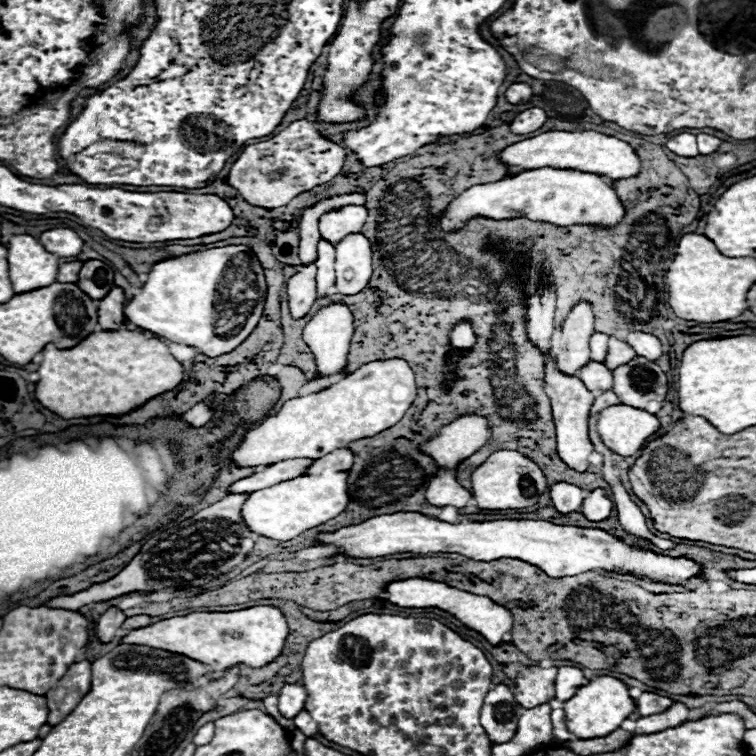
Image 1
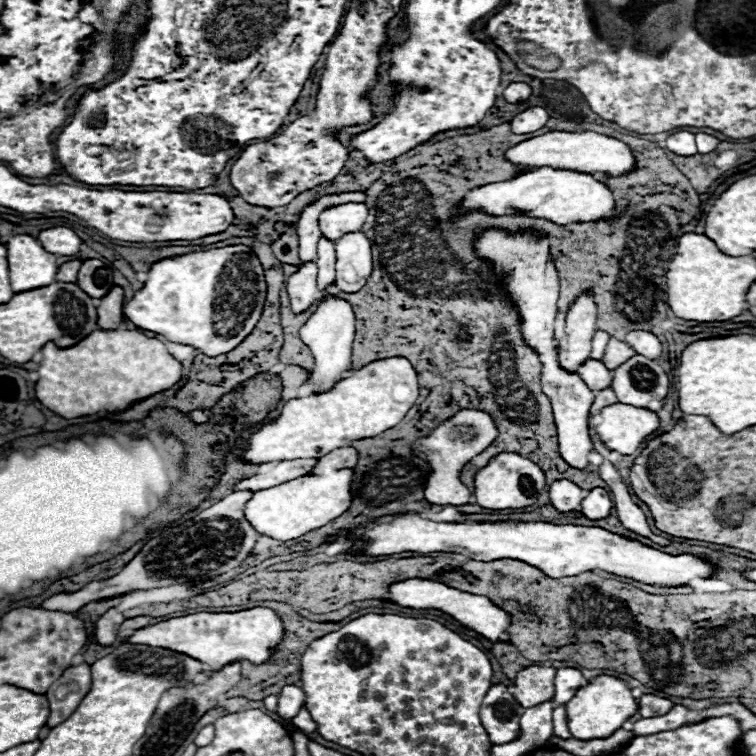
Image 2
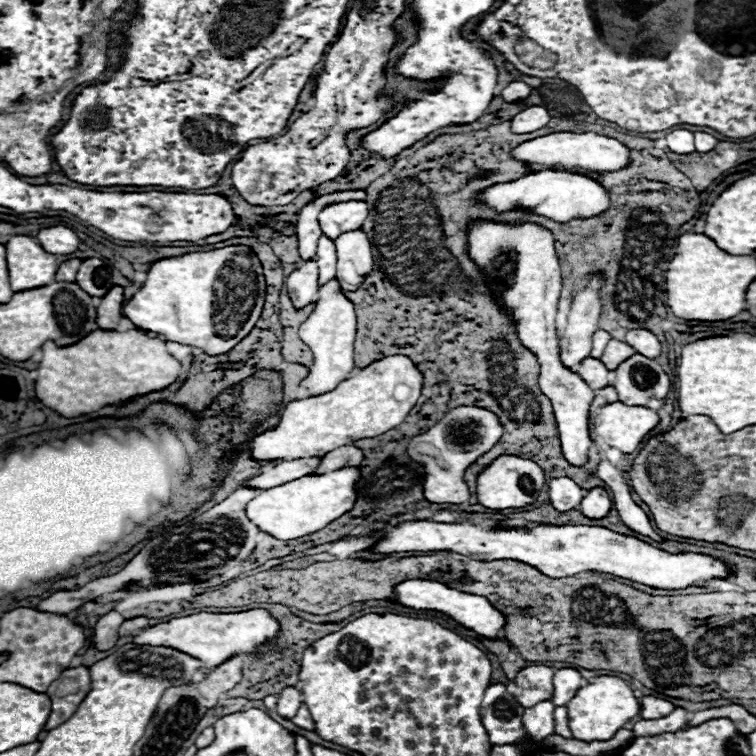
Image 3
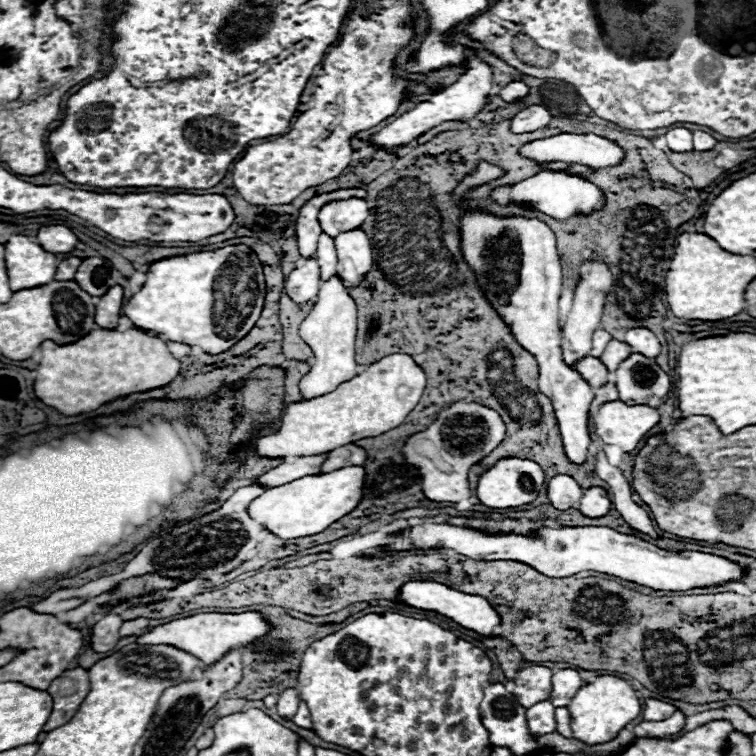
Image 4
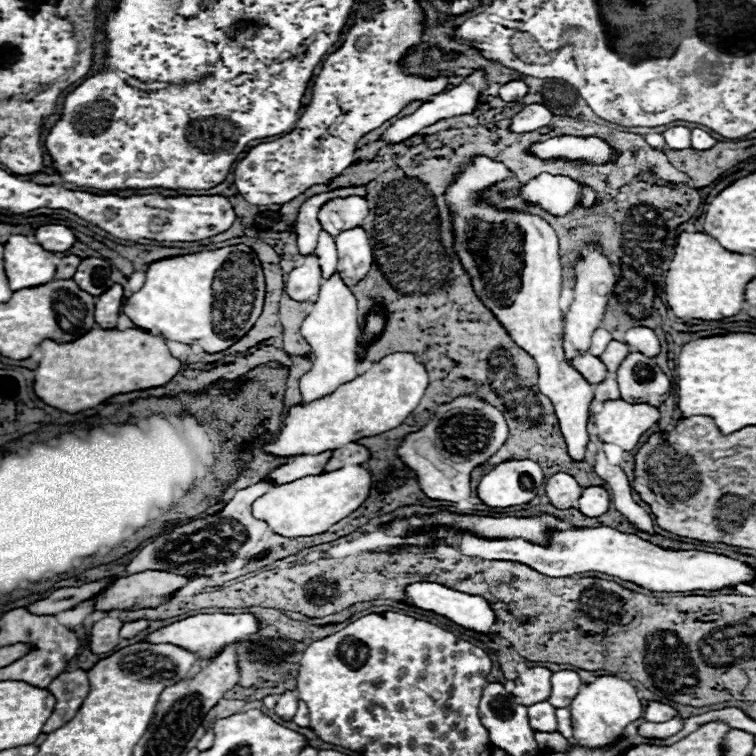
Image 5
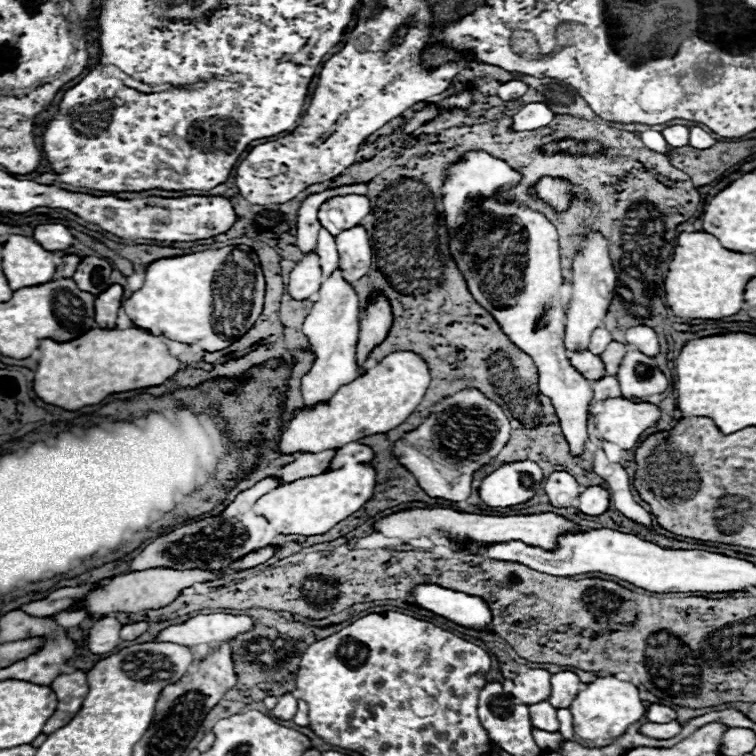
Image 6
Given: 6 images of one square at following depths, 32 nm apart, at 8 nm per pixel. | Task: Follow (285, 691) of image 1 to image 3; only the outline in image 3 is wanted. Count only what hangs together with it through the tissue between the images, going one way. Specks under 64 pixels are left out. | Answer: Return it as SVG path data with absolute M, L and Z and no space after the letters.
M288 686L288 688L284 688L280 692L276 710L278 710L278 714L282 718L294 718L296 712L298 712L298 708L300 708L300 704L302 704L302 700L304 700L302 692L298 688L294 688L294 686Z

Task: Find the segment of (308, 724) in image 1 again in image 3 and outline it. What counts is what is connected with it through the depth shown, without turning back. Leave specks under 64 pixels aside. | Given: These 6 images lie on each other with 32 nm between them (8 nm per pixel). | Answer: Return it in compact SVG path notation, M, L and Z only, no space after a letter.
M304 704L300 706L300 712L292 718L292 722L294 722L298 728L302 728L302 730L308 730L308 732L314 730L314 722L310 720L310 712L308 712L308 708L306 708Z

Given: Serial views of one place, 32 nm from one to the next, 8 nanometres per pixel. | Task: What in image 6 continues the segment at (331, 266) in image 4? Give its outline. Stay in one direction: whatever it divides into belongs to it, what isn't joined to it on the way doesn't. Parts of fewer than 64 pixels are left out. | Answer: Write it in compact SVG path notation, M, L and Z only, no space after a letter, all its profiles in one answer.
M324 228L320 230L320 236L318 236L318 244L316 244L316 250L314 250L320 258L320 268L322 268L322 276L328 278L336 266L338 266L338 250L336 250L336 242L334 242L334 236L330 232L324 232Z

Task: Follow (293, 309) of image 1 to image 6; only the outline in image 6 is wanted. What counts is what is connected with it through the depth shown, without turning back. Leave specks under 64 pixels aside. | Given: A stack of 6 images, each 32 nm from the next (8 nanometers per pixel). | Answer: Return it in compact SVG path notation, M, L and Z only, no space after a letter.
M314 252L304 254L302 262L290 272L288 278L288 294L294 300L308 300L320 290L322 284L322 270L318 264L318 256Z

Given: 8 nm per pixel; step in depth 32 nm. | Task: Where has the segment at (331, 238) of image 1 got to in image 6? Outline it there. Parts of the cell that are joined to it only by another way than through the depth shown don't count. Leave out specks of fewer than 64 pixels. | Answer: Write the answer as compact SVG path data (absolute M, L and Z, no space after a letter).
M348 194L348 196L336 196L326 200L320 206L318 220L322 228L326 228L328 232L332 232L332 236L336 236L342 230L360 224L368 212L370 212L370 200L366 196Z

